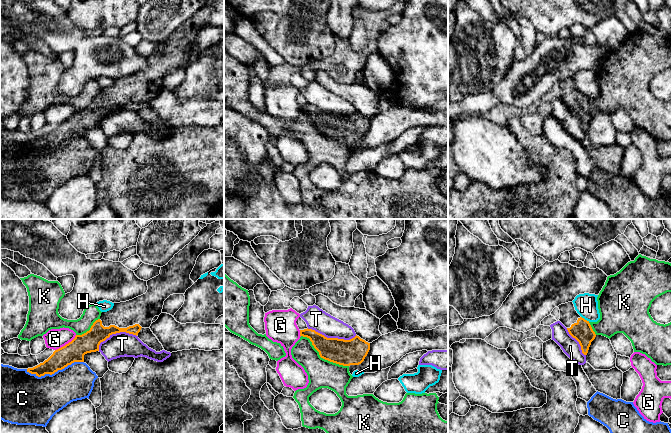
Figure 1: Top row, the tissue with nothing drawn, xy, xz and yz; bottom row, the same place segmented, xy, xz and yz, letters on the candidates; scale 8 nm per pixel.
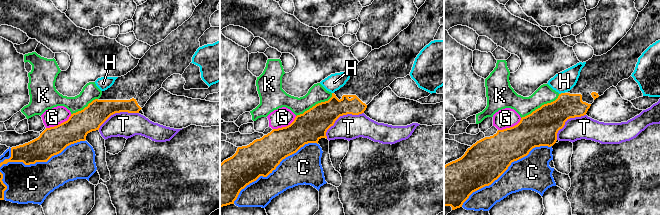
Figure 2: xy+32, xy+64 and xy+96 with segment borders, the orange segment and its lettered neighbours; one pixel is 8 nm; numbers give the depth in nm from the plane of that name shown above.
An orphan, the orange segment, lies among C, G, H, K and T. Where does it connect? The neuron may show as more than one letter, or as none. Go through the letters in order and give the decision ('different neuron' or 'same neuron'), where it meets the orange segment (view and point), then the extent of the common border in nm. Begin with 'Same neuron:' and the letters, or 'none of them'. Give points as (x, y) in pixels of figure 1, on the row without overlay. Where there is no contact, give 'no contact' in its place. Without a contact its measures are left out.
Same neuron: none of them
C: different neuron | xy (54, 148) | 480 nm
G: different neuron | xy (66, 120) | 220 nm
H: different neuron | yz (584, 95) | 80 nm
K: different neuron | xz (322, 133) | 460 nm
T: different neuron | xz (332, 114) | 400 nm

